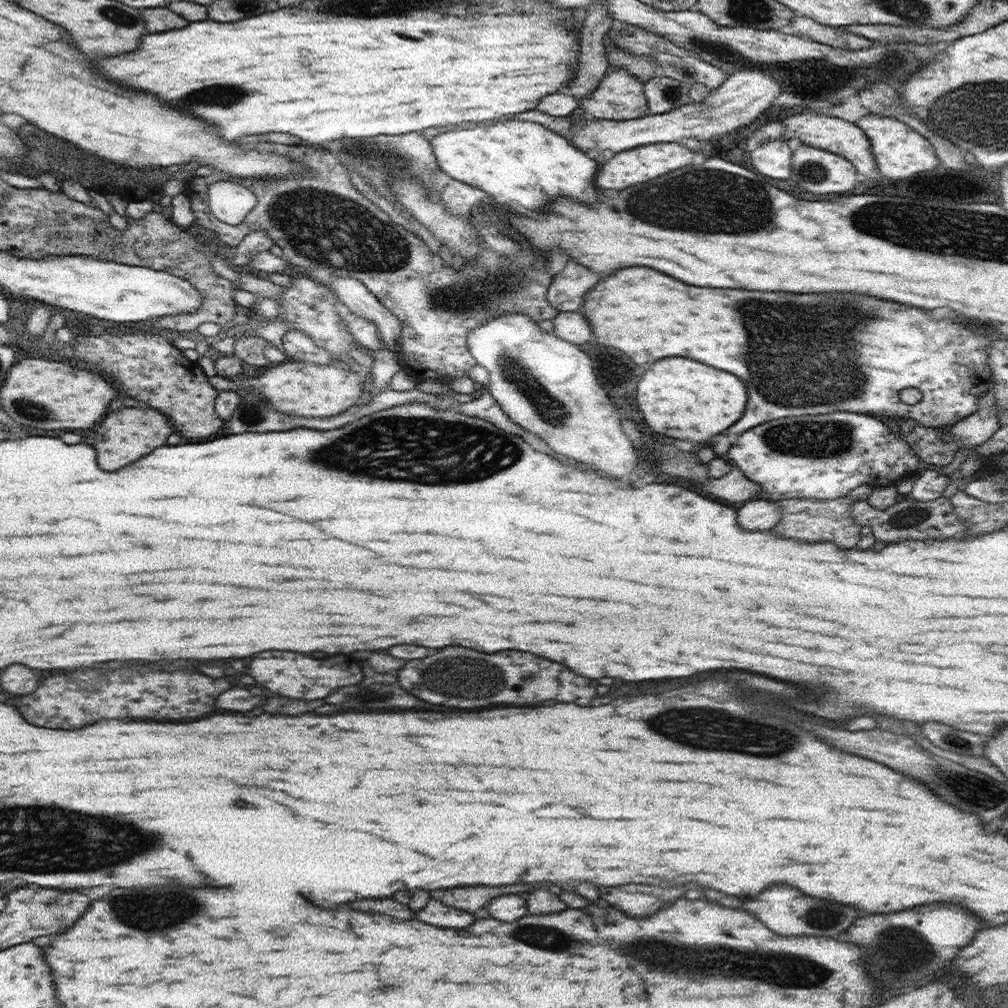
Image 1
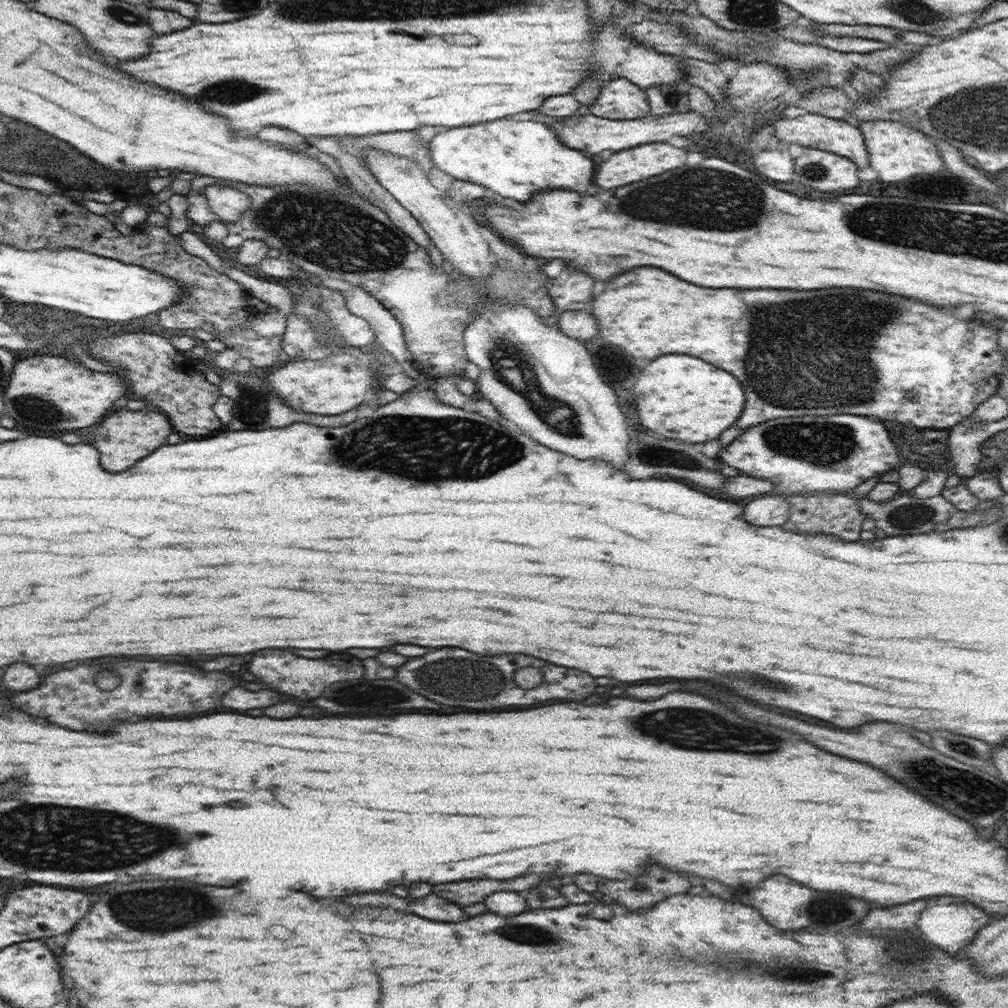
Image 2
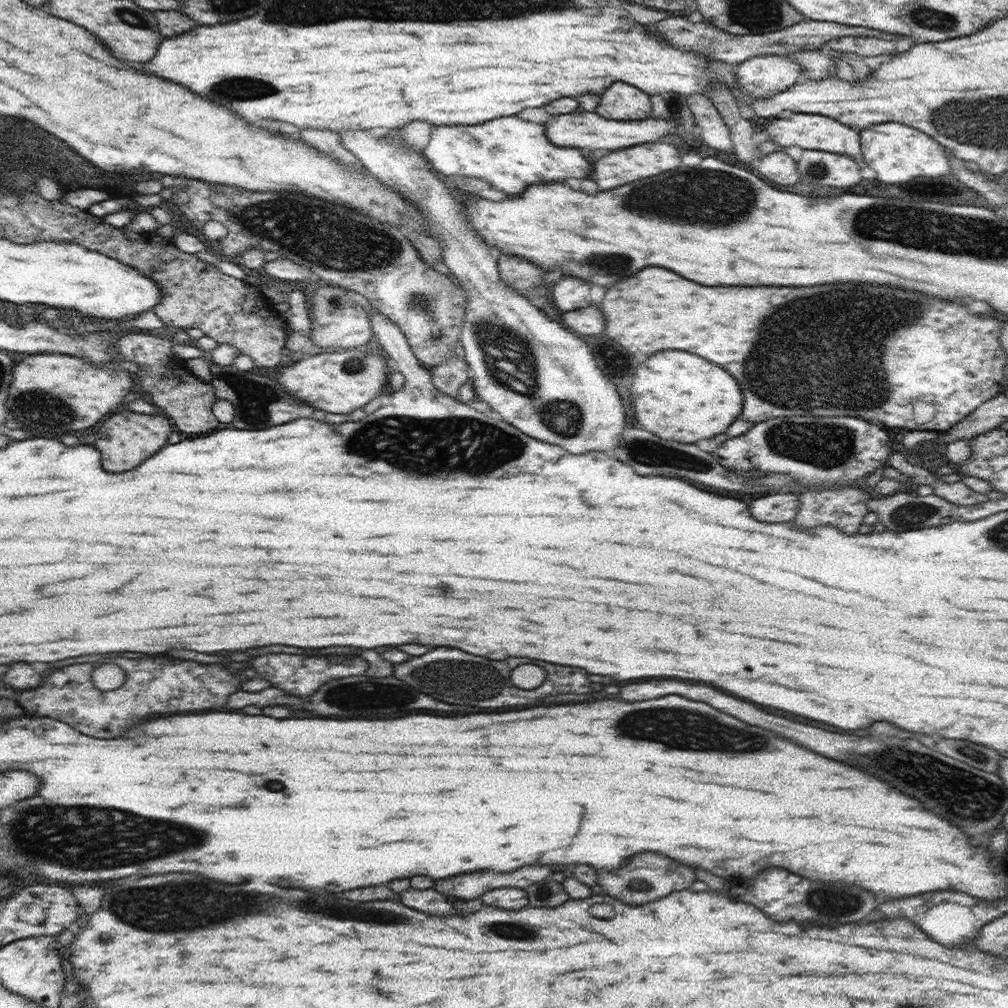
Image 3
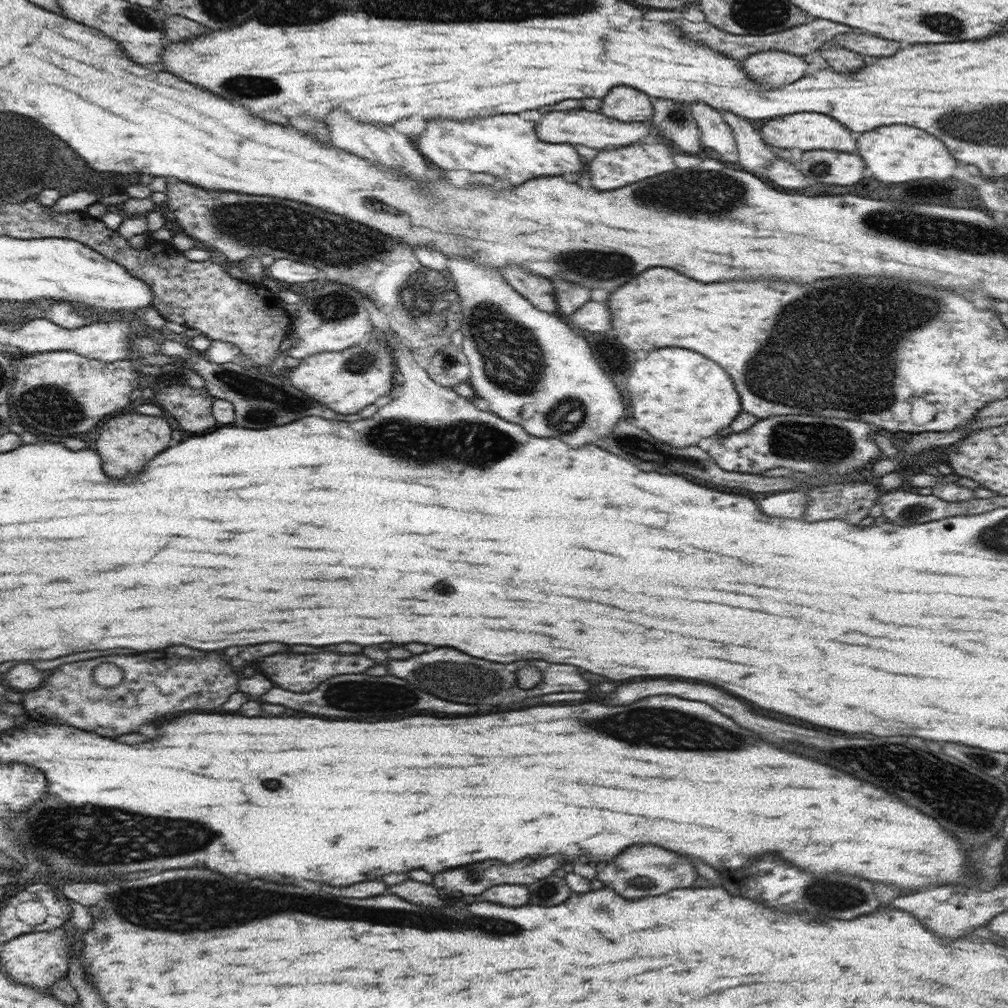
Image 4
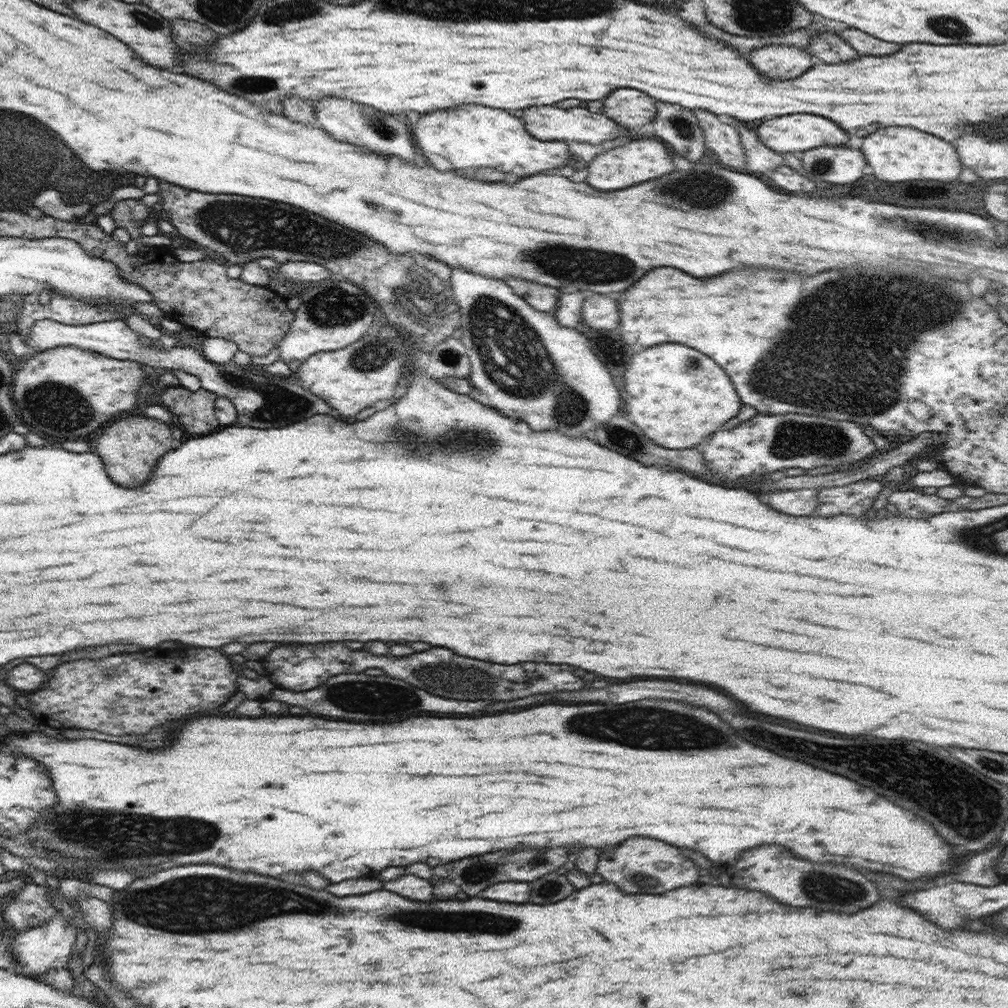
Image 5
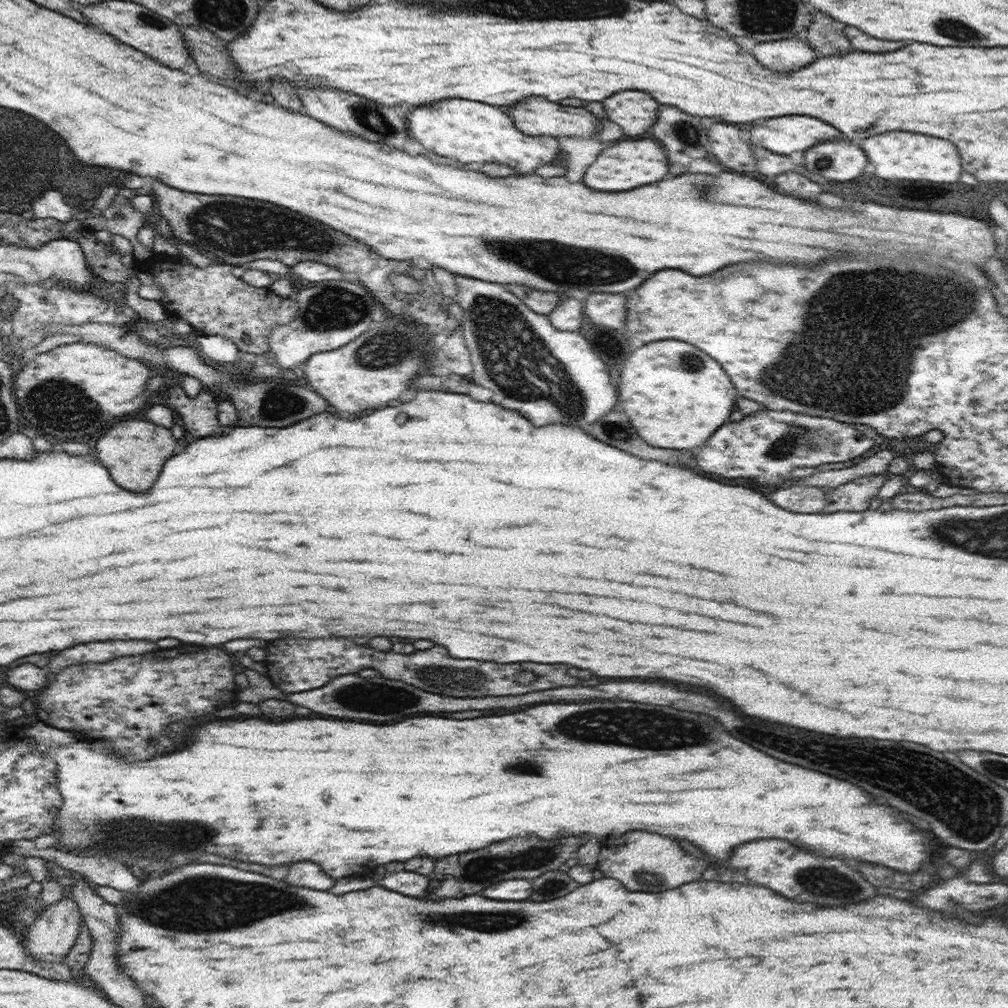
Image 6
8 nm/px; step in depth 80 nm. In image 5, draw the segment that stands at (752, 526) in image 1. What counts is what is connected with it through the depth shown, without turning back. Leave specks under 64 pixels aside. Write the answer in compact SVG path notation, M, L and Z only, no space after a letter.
M818 489L778 490L770 496L768 504L790 516L808 516L816 510Z

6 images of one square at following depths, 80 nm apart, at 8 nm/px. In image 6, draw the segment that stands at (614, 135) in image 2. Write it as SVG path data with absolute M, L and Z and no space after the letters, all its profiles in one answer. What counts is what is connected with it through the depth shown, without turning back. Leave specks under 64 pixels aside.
M528 98L508 107L508 117L512 117L516 128L524 134L534 136L581 136L582 138L594 138L602 130L602 122L590 114L584 108L570 108L548 102L546 98Z

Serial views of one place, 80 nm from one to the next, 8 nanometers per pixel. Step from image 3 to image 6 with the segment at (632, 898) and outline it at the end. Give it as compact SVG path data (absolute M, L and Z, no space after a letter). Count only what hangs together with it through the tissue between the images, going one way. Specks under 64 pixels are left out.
M634 830L634 832L626 832L620 838L608 838L602 844L598 868L604 872L604 876L620 880L628 890L664 892L670 888L678 888L686 882L700 880L702 872L706 870L706 862L702 858L694 858L690 854L684 854L684 850L672 838L664 838L664 836L652 834L652 832Z

